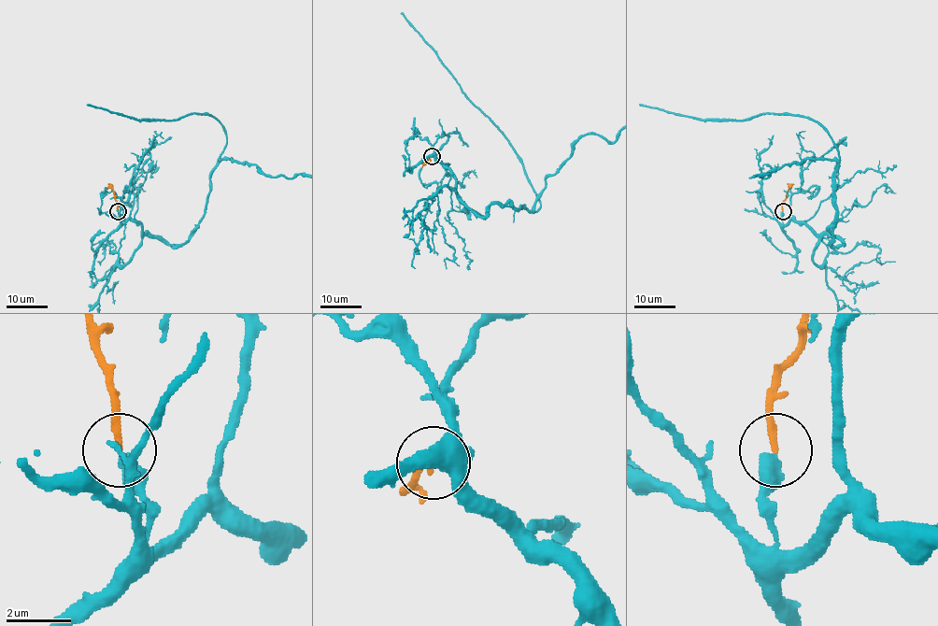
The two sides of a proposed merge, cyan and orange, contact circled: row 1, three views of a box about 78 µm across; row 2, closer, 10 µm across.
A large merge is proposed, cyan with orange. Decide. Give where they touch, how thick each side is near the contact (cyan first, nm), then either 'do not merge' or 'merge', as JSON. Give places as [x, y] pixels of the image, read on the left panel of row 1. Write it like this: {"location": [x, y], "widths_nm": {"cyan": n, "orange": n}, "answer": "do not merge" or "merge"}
{"location": [118, 211], "widths_nm": {"cyan": 480, "orange": 200}, "answer": "do not merge"}

